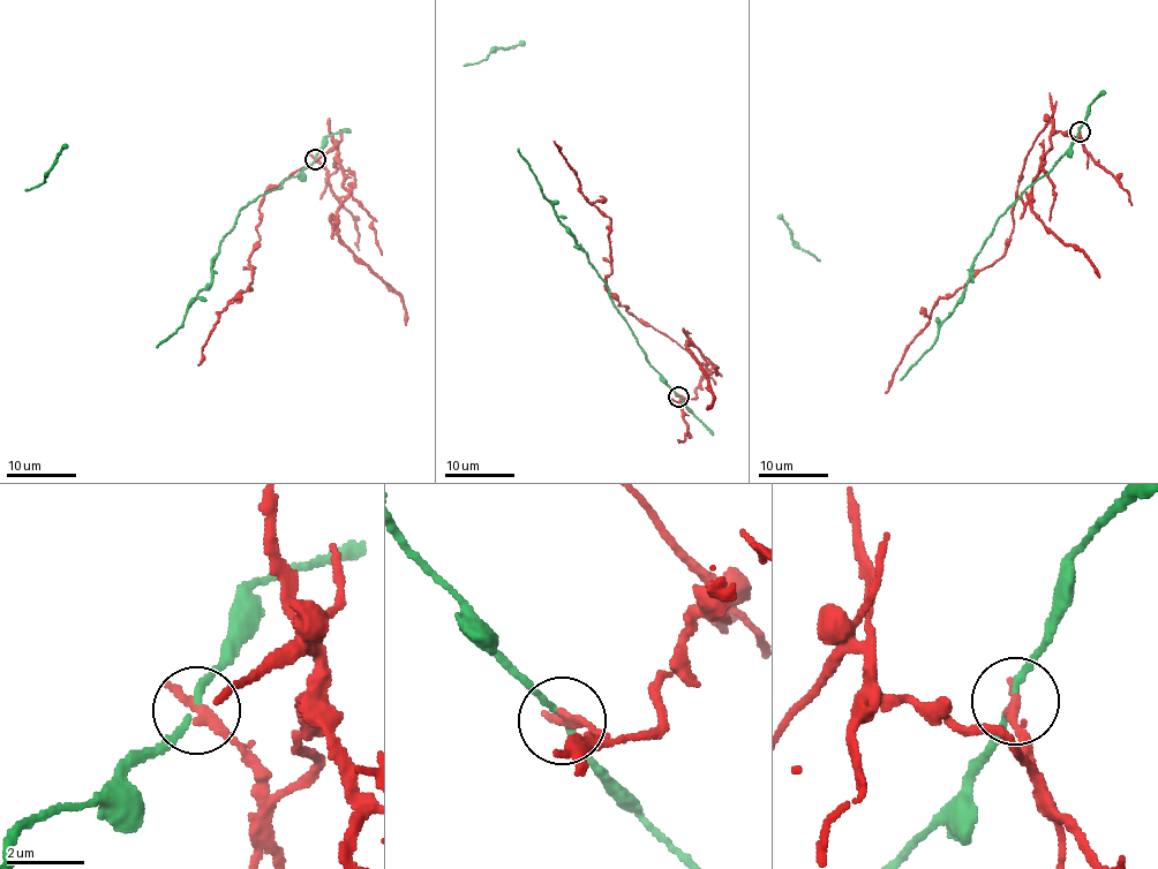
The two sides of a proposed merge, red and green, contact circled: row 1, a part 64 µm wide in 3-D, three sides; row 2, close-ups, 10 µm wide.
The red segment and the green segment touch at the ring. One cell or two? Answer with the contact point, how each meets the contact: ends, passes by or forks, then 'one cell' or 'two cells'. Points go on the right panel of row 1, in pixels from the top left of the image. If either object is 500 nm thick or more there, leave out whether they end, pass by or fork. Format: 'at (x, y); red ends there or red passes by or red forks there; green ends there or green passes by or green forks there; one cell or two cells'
at (1080, 131); red ends there; green passes by; two cells

